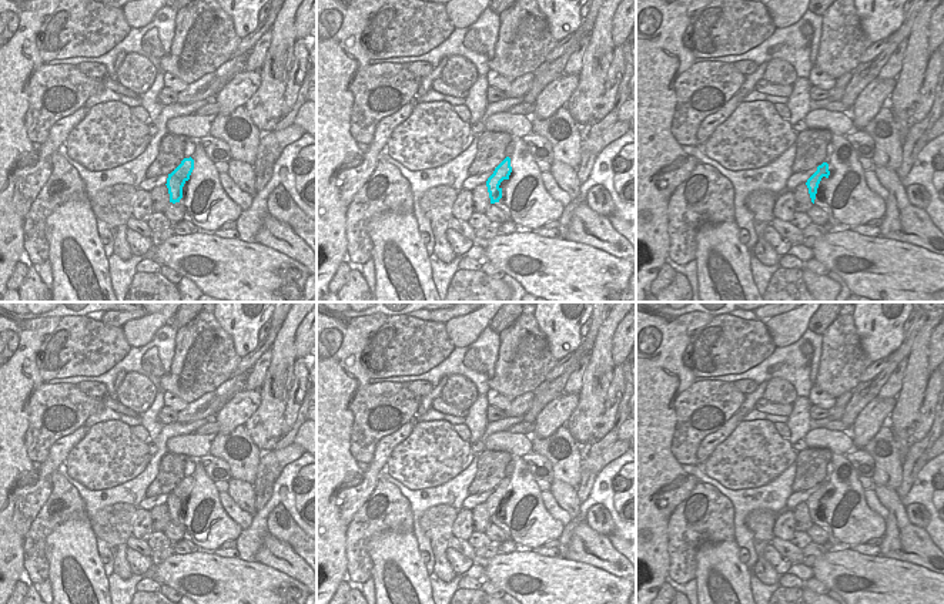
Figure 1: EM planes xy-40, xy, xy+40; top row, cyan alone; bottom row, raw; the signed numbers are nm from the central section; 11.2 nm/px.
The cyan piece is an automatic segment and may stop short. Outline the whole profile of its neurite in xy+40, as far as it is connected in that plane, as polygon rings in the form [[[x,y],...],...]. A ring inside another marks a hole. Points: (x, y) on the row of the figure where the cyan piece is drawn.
[[[823,162],[821,165],[817,167],[817,171],[807,179],[806,185],[809,188],[809,194],[811,198],[811,202],[816,207],[824,208],[827,215],[828,215],[828,222],[836,228],[831,232],[837,232],[837,231],[846,231],[850,229],[848,225],[841,225],[834,217],[833,212],[830,209],[830,207],[826,204],[826,195],[820,194],[819,191],[819,184],[821,181],[823,177],[828,178],[830,171],[828,171],[828,164]]]

